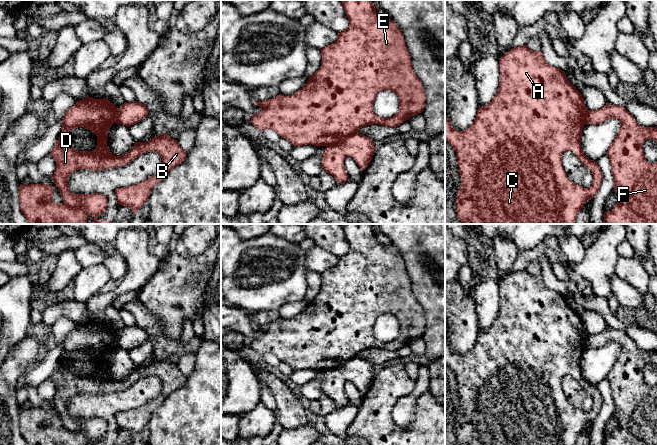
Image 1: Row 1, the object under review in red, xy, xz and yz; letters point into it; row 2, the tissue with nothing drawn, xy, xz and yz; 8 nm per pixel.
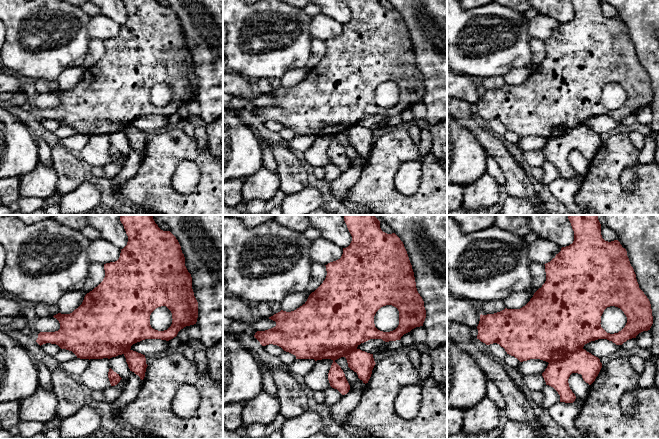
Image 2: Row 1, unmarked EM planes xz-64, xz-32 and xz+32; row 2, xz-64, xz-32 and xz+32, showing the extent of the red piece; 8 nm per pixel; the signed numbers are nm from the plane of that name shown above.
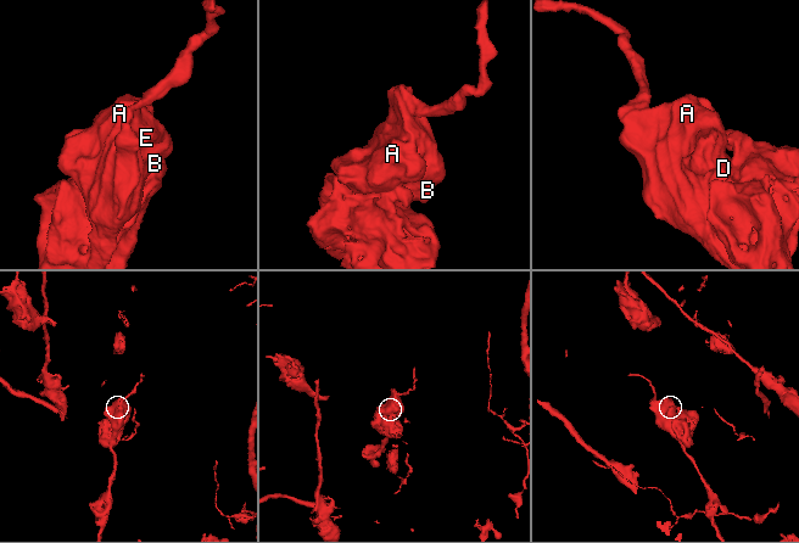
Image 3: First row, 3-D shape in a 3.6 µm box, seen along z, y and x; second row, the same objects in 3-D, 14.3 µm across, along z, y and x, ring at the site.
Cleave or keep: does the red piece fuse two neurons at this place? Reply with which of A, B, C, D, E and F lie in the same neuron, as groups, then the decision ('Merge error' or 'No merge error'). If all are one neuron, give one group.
Groups: A B C D E / F. Merge error

